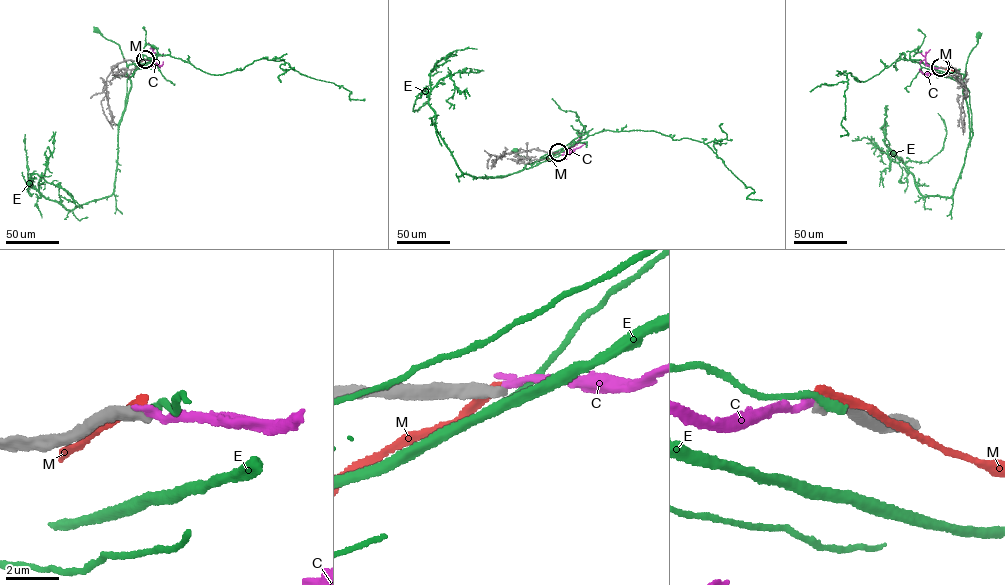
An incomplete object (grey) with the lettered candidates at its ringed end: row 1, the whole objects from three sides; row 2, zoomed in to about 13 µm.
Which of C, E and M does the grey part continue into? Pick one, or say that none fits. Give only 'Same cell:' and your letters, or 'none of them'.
Same cell: none of them

